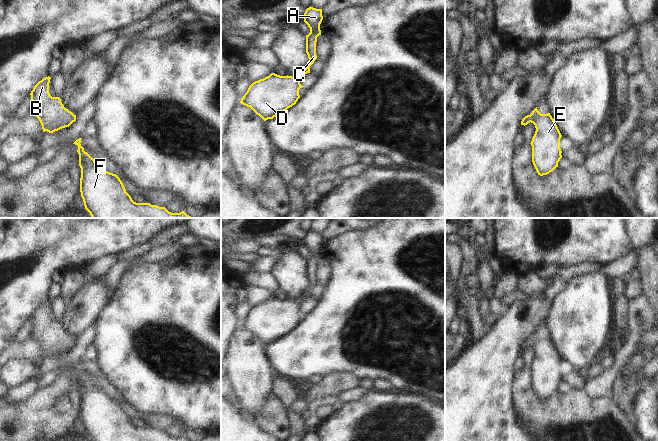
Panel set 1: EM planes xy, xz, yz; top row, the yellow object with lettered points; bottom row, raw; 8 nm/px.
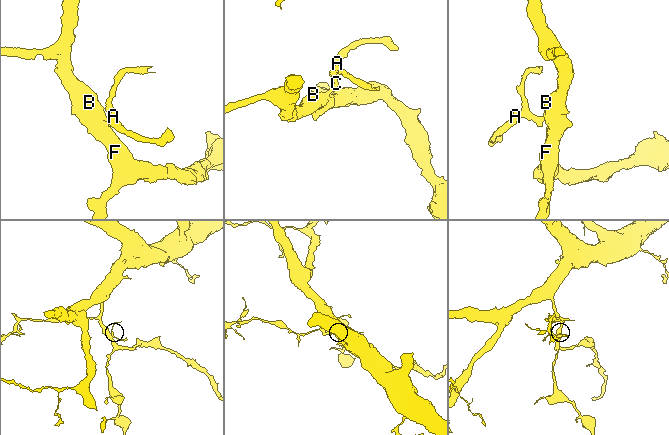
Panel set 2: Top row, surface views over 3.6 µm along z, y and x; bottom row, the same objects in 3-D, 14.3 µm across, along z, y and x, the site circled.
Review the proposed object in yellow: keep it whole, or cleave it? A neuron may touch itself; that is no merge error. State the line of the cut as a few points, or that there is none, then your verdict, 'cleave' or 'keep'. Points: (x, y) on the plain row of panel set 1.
no cut; keep

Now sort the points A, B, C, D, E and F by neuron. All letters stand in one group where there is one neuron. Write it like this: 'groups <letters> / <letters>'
groups A B C D E F

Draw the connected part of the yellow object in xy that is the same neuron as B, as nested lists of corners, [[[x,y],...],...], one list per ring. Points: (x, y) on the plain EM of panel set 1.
[[[51,301],[39,305],[31,315],[30,335],[39,343],[43,356],[53,357],[69,351],[76,345],[76,339],[66,333],[60,321],[52,321],[49,317]]]

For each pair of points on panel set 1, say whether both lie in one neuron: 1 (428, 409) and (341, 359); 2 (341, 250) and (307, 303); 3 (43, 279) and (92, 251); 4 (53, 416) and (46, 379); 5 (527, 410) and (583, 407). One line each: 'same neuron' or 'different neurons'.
1: different neurons
2: different neurons
3: same neuron
4: different neurons
5: same neuron

